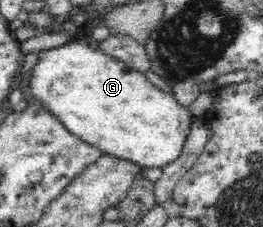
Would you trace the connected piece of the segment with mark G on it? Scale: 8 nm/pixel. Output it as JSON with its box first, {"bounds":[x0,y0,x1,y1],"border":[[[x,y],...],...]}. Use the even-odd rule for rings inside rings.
{"bounds":[24,39,194,170],"border":[[[71,39],[59,47],[40,51],[31,73],[25,78],[25,84],[24,96],[30,101],[41,100],[66,125],[71,134],[96,147],[101,153],[119,157],[142,170],[167,167],[186,148],[194,114],[185,105],[179,104],[173,94],[152,84],[143,73],[99,49],[91,48],[89,44]]]}

